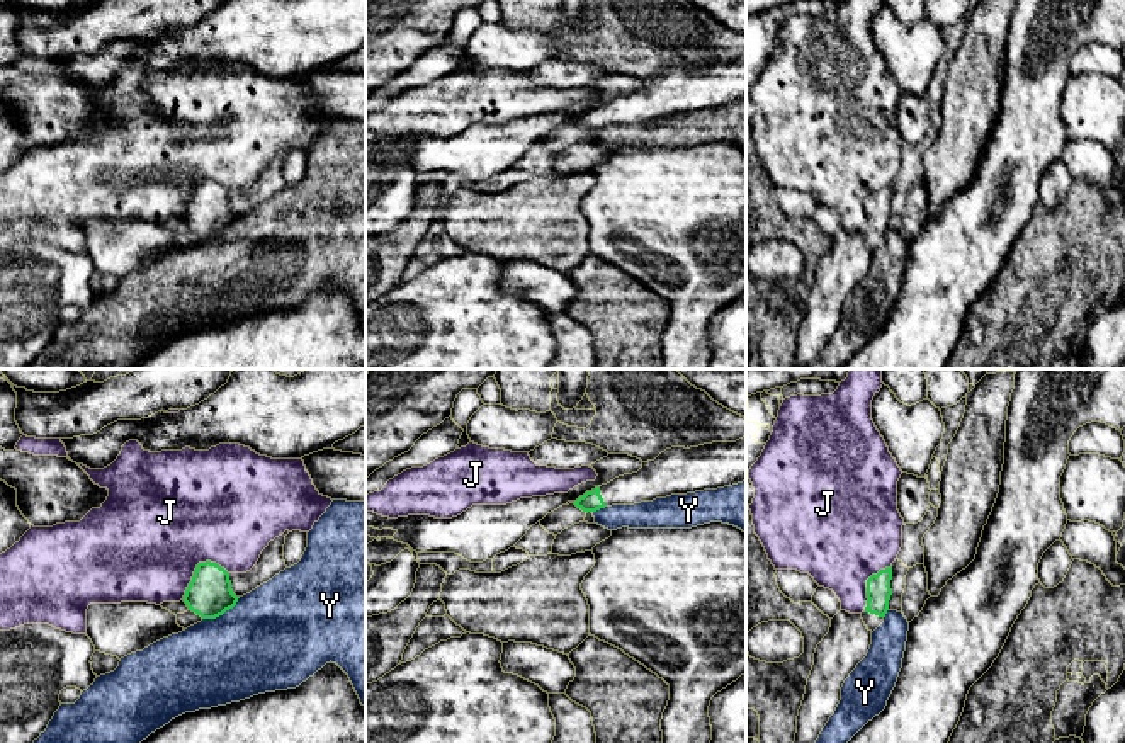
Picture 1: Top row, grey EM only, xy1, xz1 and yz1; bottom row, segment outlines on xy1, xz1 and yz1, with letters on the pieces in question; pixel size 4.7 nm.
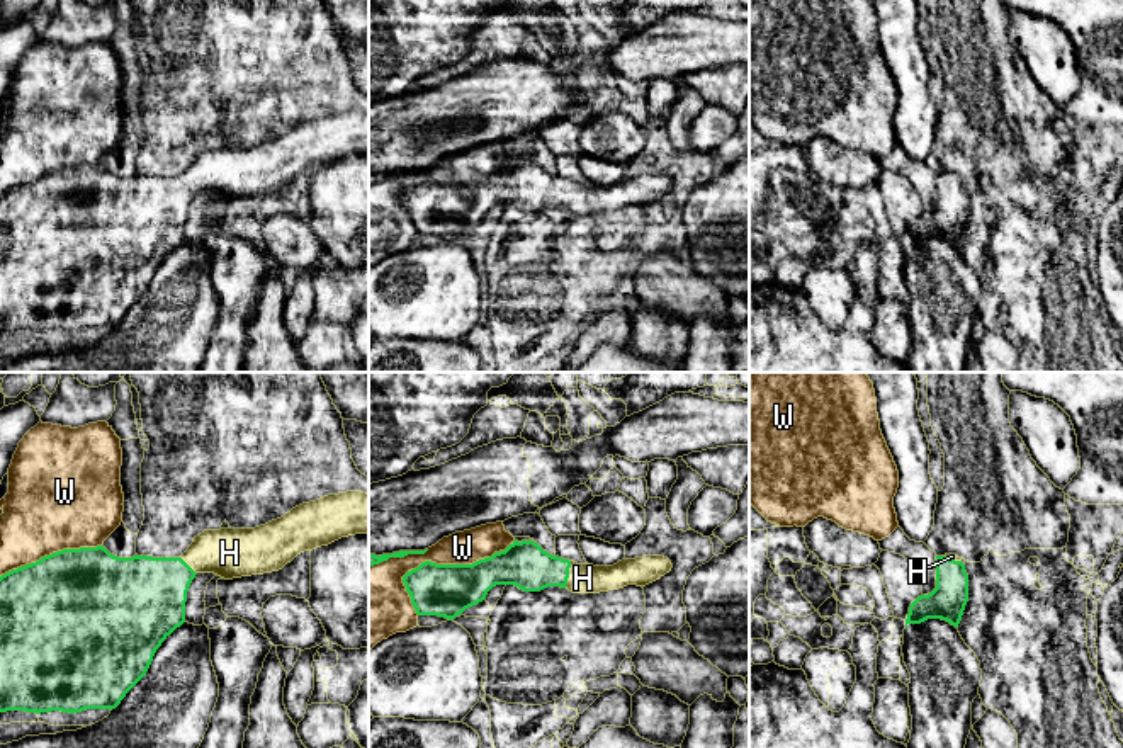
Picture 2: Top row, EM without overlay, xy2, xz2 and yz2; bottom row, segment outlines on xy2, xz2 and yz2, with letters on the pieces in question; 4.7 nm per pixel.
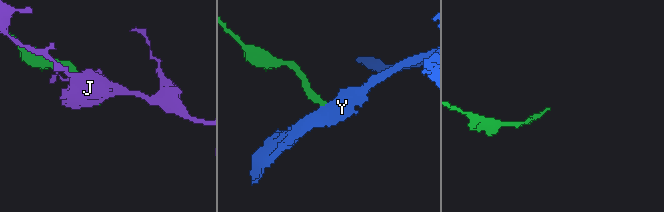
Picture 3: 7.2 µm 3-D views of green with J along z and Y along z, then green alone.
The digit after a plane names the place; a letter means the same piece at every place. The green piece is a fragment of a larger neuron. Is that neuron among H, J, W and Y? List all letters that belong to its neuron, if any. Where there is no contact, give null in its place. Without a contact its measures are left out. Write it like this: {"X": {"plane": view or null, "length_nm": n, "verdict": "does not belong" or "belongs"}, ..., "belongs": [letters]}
{"H": {"plane": "xz2", "length_nm": 130, "verdict": "belongs"}, "J": {"plane": "xy1", "length_nm": 260, "verdict": "does not belong"}, "W": {"plane": "xz2", "length_nm": 600, "verdict": "does not belong"}, "Y": {"plane": "xy1", "length_nm": 220, "verdict": "does not belong"}, "belongs": ["H"]}

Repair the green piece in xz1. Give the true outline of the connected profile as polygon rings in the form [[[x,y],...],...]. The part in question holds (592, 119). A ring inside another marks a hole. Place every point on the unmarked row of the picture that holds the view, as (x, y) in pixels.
[[[746,56],[698,66],[671,66],[637,92],[586,111],[573,121],[583,131],[612,124],[634,124],[671,114],[717,109],[746,100]]]

